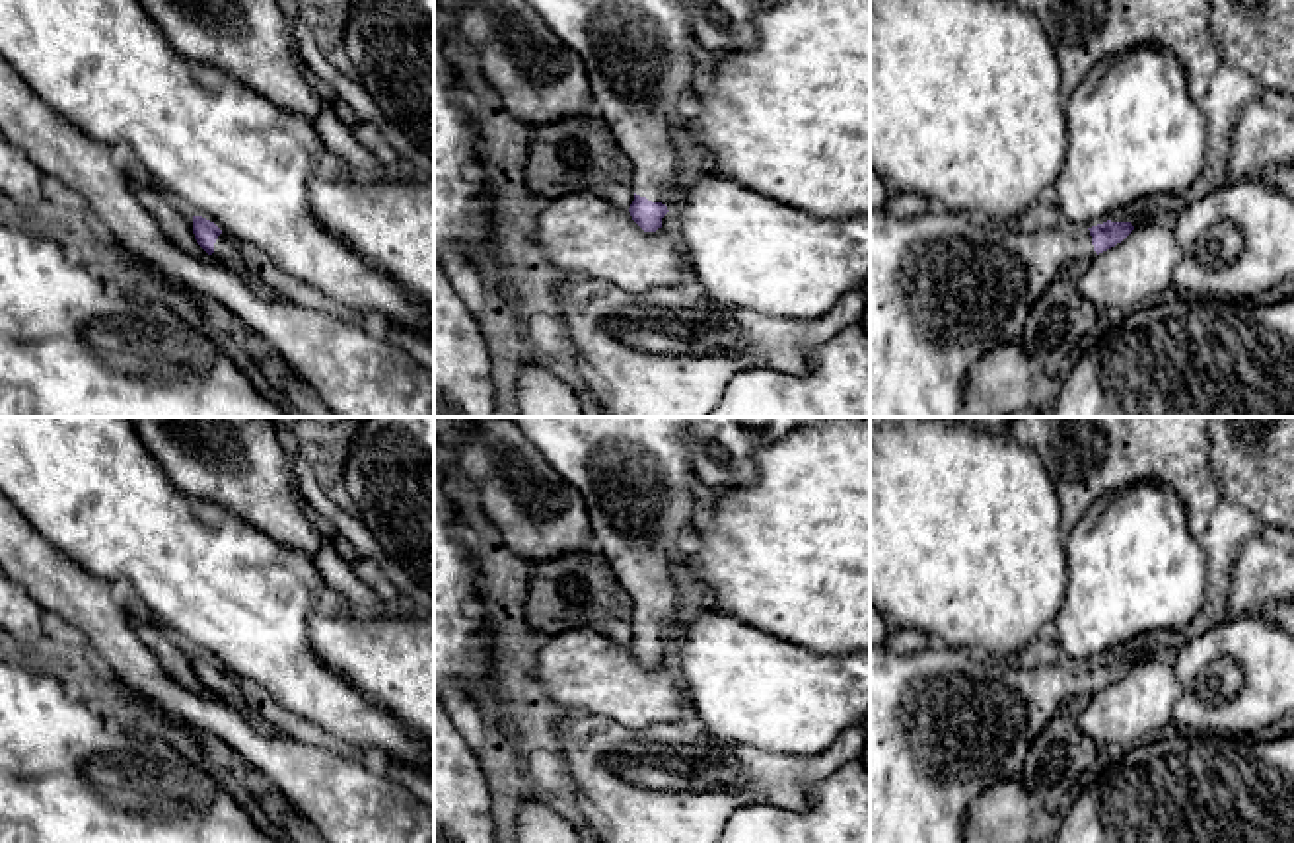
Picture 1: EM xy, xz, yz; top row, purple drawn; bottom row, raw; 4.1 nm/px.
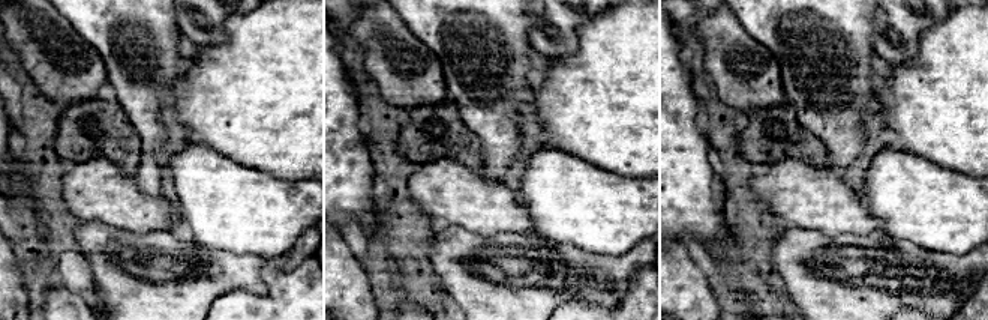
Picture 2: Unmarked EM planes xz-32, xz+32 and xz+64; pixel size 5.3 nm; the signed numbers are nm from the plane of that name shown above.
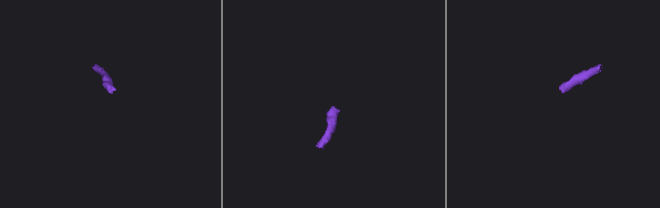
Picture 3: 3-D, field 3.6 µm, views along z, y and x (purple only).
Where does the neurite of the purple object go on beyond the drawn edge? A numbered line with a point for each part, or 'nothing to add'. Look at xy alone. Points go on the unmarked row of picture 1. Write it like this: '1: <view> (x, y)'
1: xy (226, 686)

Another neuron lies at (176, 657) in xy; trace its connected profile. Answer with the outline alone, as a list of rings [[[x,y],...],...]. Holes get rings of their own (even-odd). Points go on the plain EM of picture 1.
[[[130,617],[130,627],[138,633],[140,641],[158,656],[165,674],[191,691],[210,697],[208,691],[195,676],[193,650],[181,642],[169,629],[160,623],[142,625]]]

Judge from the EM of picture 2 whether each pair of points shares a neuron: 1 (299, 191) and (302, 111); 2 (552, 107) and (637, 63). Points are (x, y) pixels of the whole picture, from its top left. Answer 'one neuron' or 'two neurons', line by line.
1: two neurons
2: one neuron

